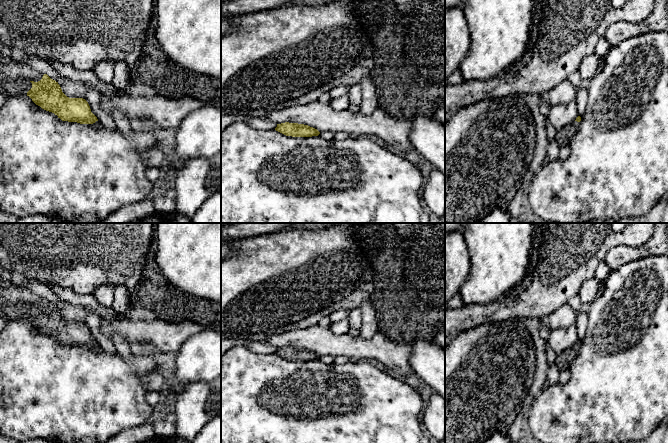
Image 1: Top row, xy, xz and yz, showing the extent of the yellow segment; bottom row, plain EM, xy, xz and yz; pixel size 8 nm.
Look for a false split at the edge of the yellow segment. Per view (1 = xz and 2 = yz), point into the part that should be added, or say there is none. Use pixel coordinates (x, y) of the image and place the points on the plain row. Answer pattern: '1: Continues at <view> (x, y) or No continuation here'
1: No continuation here
2: Continues at yz (563, 361)

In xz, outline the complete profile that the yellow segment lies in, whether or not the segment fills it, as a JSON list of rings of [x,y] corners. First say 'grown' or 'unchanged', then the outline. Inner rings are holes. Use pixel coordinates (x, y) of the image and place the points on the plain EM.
unchanged | [[[289,346],[277,348],[275,354],[286,360],[292,361],[312,361],[320,358],[317,353],[308,349]]]

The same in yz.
grown | [[[578,340],[573,347],[557,355],[555,364],[559,370],[569,369],[571,363],[579,352],[580,345],[581,341]]]

